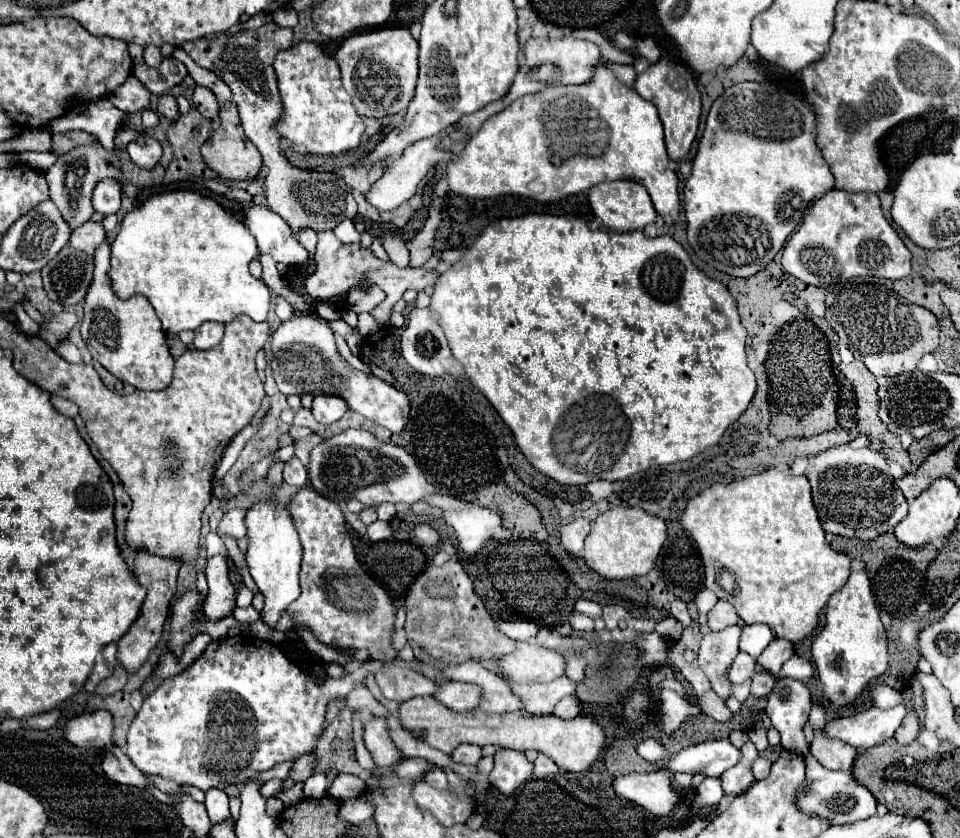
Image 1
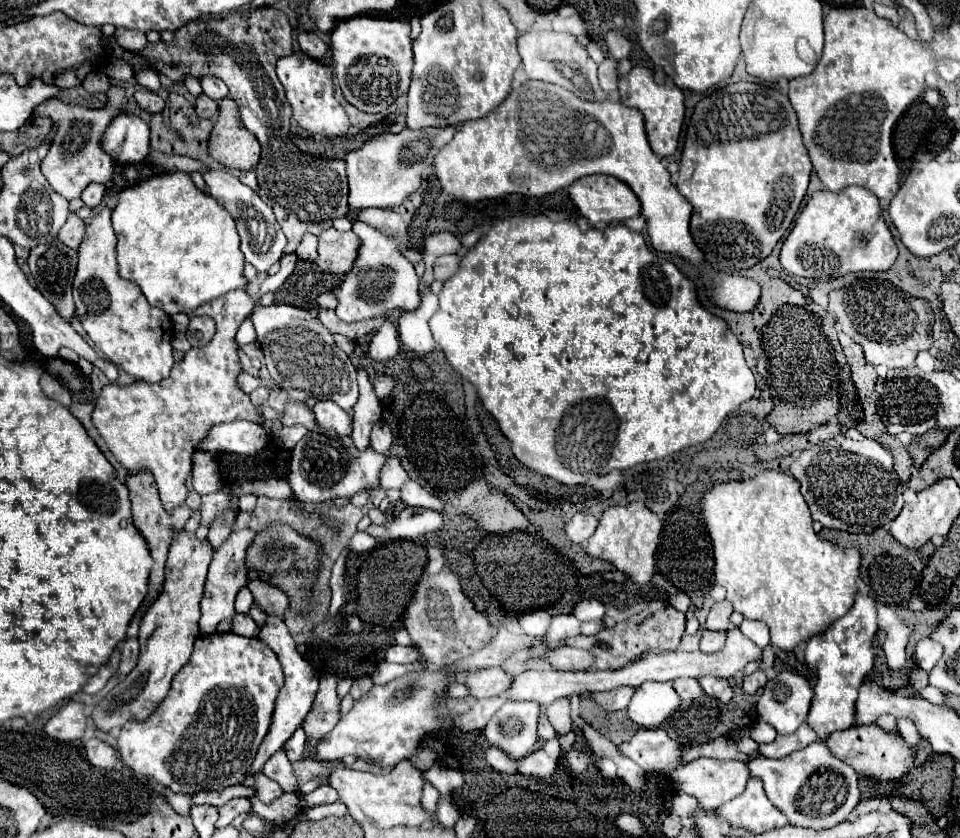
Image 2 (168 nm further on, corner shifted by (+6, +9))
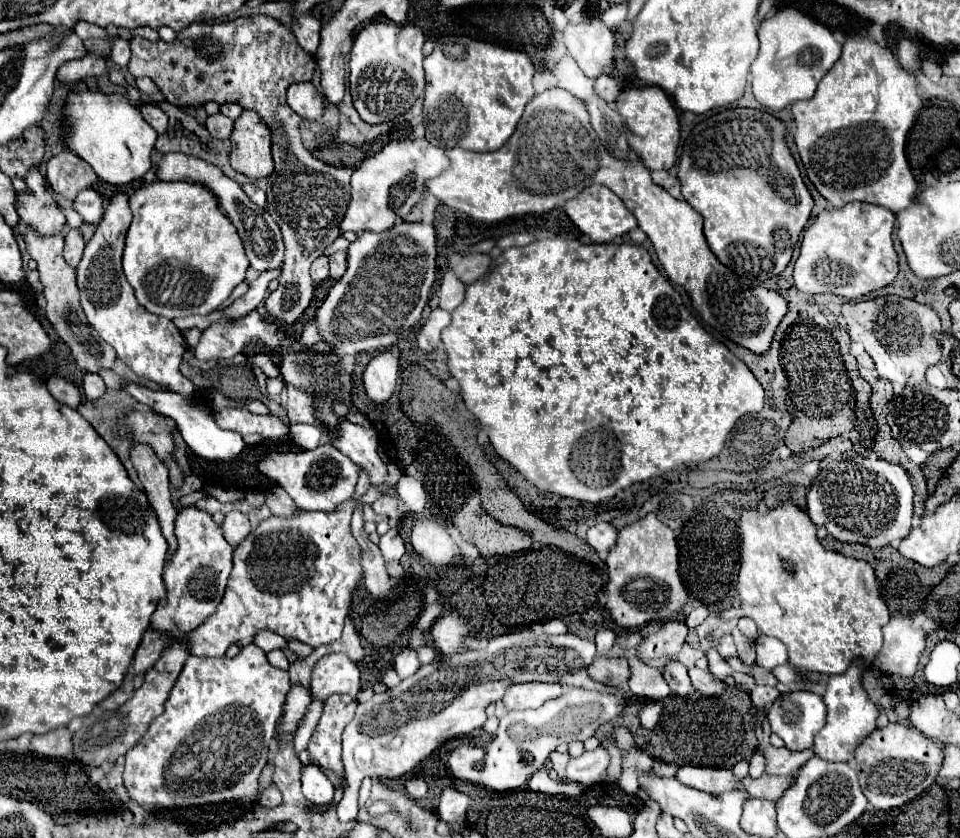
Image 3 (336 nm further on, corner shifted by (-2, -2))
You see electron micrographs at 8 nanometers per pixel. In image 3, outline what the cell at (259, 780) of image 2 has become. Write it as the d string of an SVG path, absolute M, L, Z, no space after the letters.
M270 783L268 787L264 787L262 791L260 791L260 799L258 799L258 803L262 805L262 807L276 807L276 805L280 805L282 803L282 793L278 791L278 787L274 785L274 783Z

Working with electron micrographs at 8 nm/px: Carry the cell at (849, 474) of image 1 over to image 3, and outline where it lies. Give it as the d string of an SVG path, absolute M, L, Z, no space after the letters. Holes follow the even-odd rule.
M862 455L844 461L824 459L808 491L806 511L818 527L826 527L826 531L838 541L880 549L896 545L910 533L912 495L908 473L896 463ZM840 485L846 485L846 489L840 489Z

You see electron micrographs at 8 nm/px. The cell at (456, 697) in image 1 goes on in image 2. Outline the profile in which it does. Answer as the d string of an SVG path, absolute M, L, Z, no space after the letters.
M500 666L498 668L490 668L490 670L478 670L478 672L470 672L468 674L468 690L472 696L476 698L492 698L492 696L500 696L502 692L510 690L514 676L504 672Z

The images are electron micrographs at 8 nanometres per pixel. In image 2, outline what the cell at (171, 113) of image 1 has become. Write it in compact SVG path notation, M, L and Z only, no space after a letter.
M138 90L138 92L134 92L134 98L136 98L138 106L142 110L148 110L150 114L156 114L156 112L164 110L164 100L150 90Z

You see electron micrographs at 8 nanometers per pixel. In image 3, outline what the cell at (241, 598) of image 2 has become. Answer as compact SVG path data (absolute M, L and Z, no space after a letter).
M258 631L256 635L254 635L254 645L258 645L262 651L272 651L272 649L284 649L286 647L286 641L284 641L284 637L280 637L278 633L274 633L274 631Z

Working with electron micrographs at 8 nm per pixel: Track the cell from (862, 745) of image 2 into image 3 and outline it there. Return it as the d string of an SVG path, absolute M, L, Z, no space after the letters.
M888 723L886 729L876 729L858 747L854 769L860 777L860 787L872 809L888 811L900 807L922 791L926 791L938 777L942 763L942 749L916 729Z

